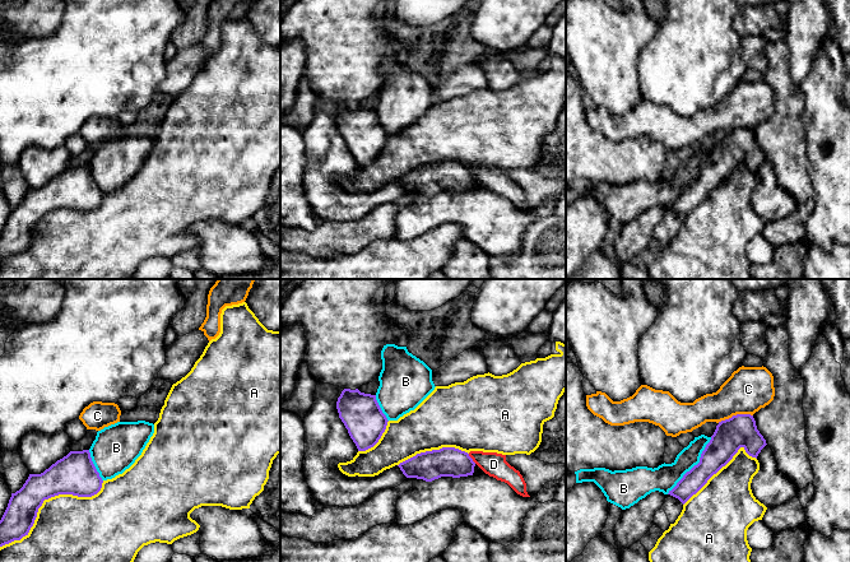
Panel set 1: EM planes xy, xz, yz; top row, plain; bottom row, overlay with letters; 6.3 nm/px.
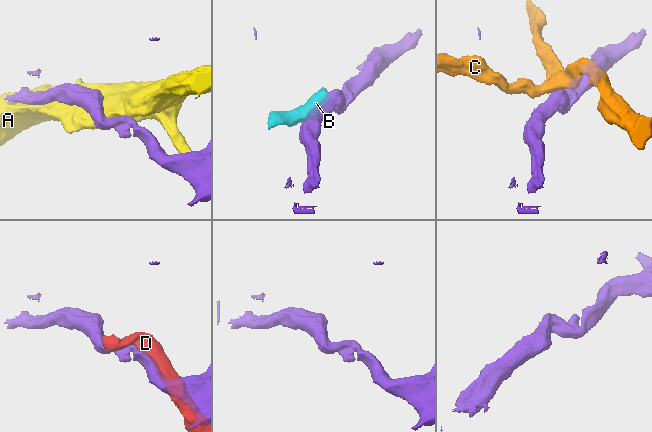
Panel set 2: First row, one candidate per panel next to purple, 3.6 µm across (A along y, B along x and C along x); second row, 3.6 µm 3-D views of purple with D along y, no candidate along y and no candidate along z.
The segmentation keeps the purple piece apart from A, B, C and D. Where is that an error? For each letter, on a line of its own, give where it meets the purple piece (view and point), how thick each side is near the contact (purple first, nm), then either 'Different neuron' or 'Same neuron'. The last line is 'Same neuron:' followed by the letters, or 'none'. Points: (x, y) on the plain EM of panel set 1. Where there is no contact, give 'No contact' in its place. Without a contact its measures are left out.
A: Touches purple at xy (46, 213). Thickness 260 nm (purple) against 440 nm. Different neuron
B: Touches purple at yz (695, 180). Thickness 190 nm (purple) against 170 nm. Different neuron
C: Touches purple at yz (734, 130). Thickness 200 nm (purple) against 280 nm. Different neuron
D: Touches purple at xz (472, 173). Thickness 190 nm (purple) against 150 nm. Different neuron
Same neuron: none

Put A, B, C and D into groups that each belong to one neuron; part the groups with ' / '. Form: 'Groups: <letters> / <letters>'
Groups: A / B D / C

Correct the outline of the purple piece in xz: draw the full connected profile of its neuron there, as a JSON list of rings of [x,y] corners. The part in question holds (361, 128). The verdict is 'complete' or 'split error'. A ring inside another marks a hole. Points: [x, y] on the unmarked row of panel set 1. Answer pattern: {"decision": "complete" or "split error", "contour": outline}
{"decision": "complete", "contour": [[[344,103],[338,112],[336,124],[358,166],[373,162],[389,136],[376,110],[361,107],[358,103]]]}

